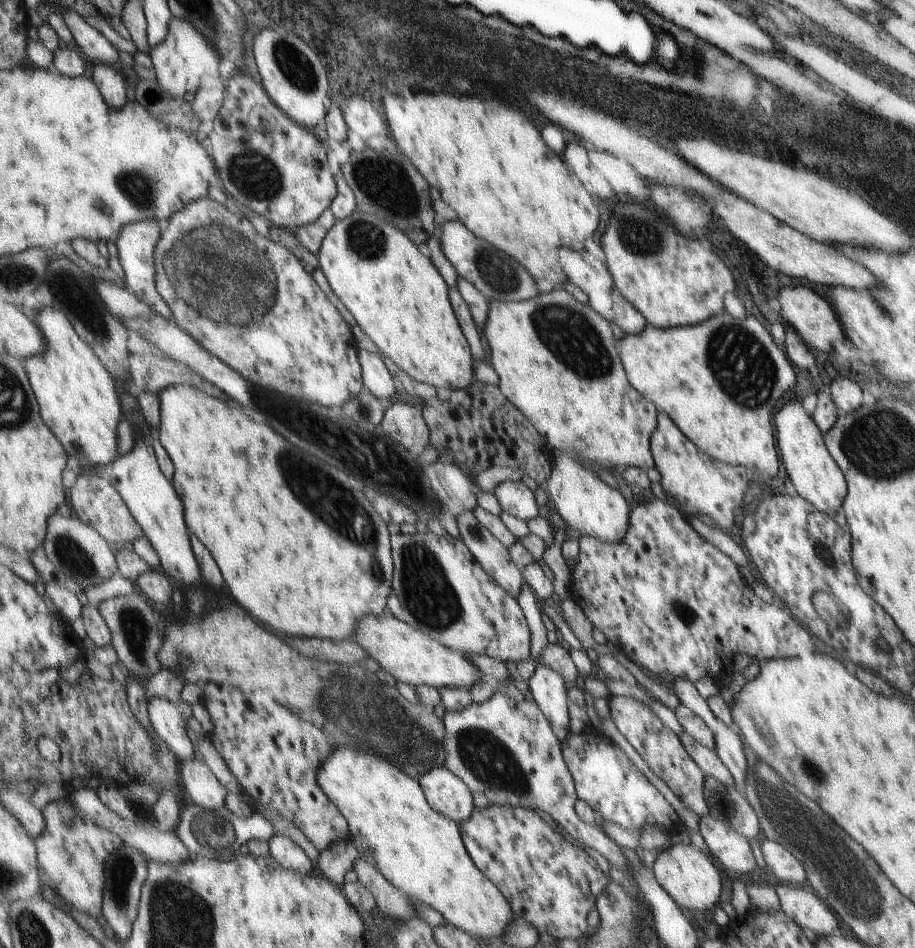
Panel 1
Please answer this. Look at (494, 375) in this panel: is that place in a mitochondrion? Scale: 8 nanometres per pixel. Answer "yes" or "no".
no

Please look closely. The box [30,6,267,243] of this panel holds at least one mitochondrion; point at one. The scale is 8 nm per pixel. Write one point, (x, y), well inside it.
(146, 192)

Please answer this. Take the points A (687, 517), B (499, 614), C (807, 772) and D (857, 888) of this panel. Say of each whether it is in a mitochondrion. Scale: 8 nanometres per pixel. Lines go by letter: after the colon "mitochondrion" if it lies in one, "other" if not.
A: other
B: other
C: mitochondrion
D: mitochondrion

